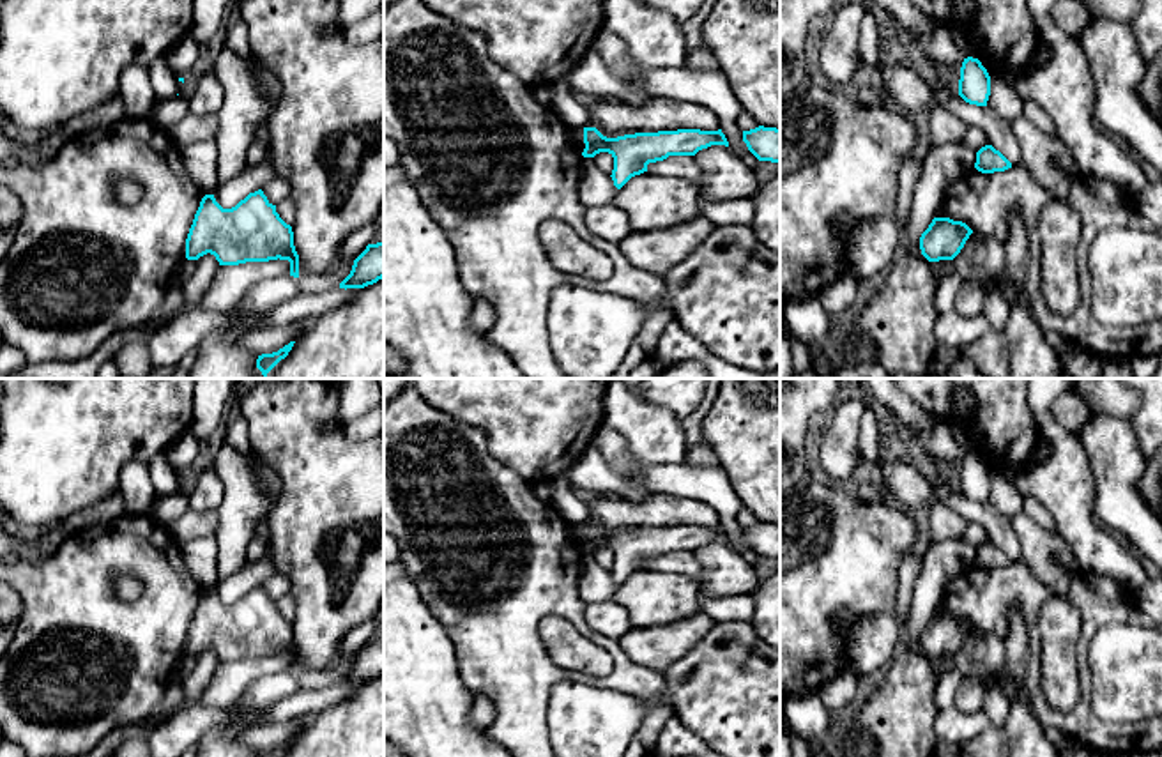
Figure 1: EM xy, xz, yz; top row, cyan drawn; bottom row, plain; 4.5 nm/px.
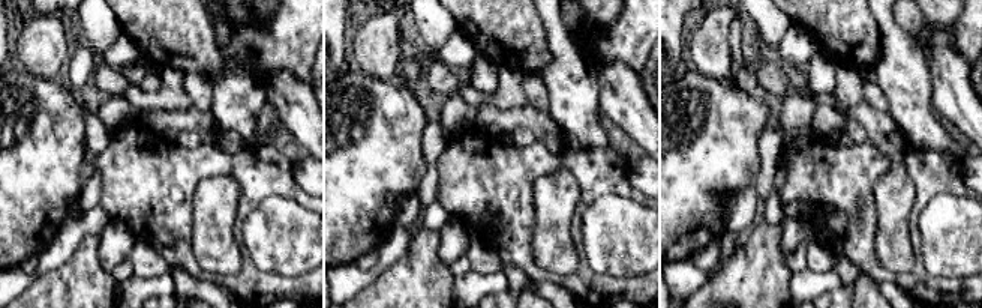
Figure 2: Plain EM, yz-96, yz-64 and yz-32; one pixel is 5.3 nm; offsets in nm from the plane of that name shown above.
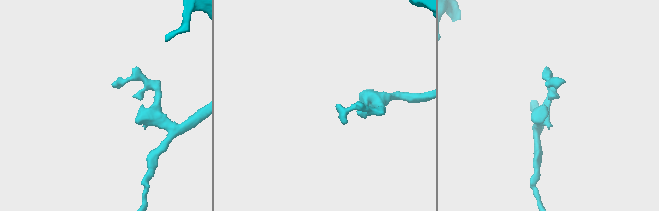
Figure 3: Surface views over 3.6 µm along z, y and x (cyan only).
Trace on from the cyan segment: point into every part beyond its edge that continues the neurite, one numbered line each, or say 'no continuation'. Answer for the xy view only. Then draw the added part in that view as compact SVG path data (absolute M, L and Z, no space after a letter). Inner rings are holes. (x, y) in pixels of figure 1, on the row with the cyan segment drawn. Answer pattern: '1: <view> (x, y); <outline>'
no continuation

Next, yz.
no continuation

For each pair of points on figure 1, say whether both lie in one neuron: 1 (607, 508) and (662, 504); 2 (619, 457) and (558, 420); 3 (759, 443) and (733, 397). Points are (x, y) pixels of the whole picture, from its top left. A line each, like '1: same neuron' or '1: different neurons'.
1: same neuron
2: different neurons
3: same neuron

